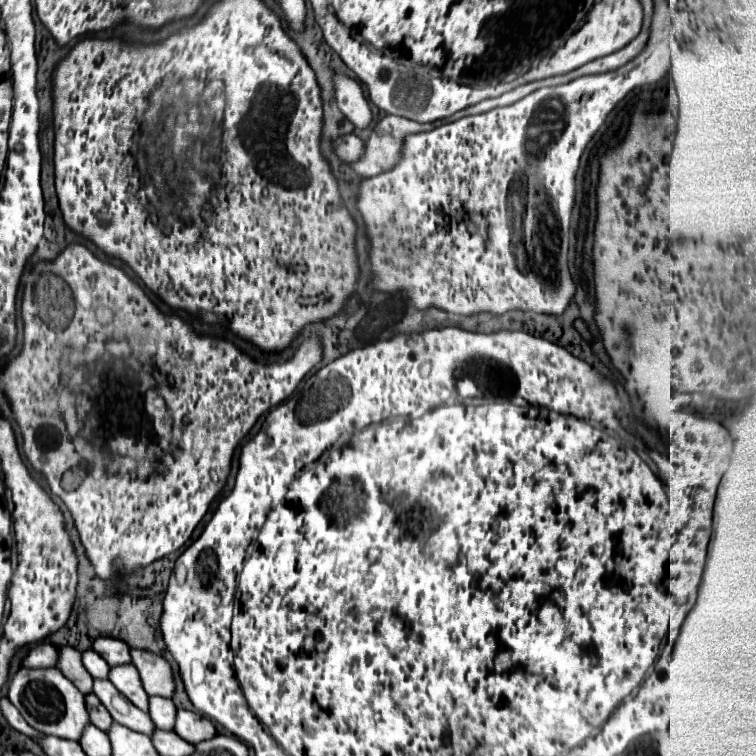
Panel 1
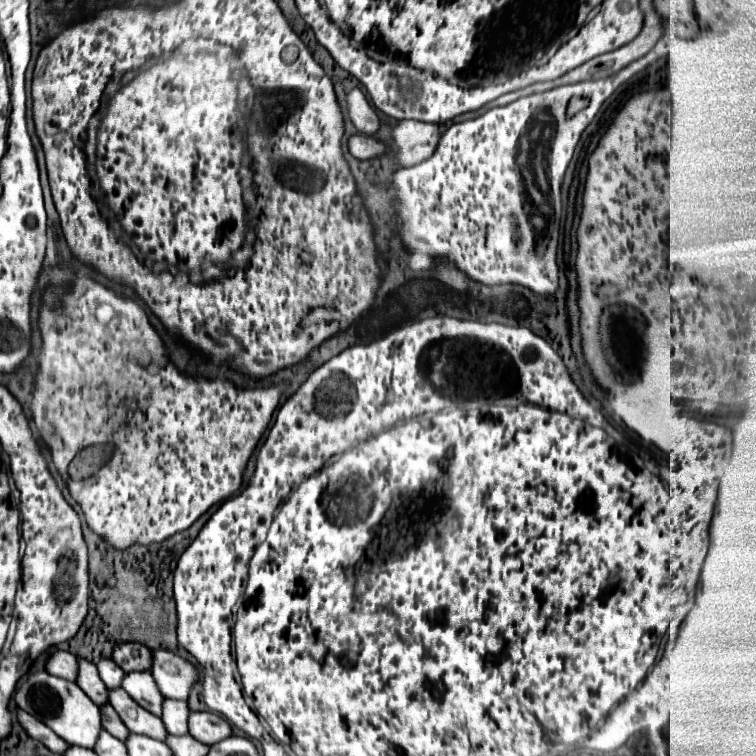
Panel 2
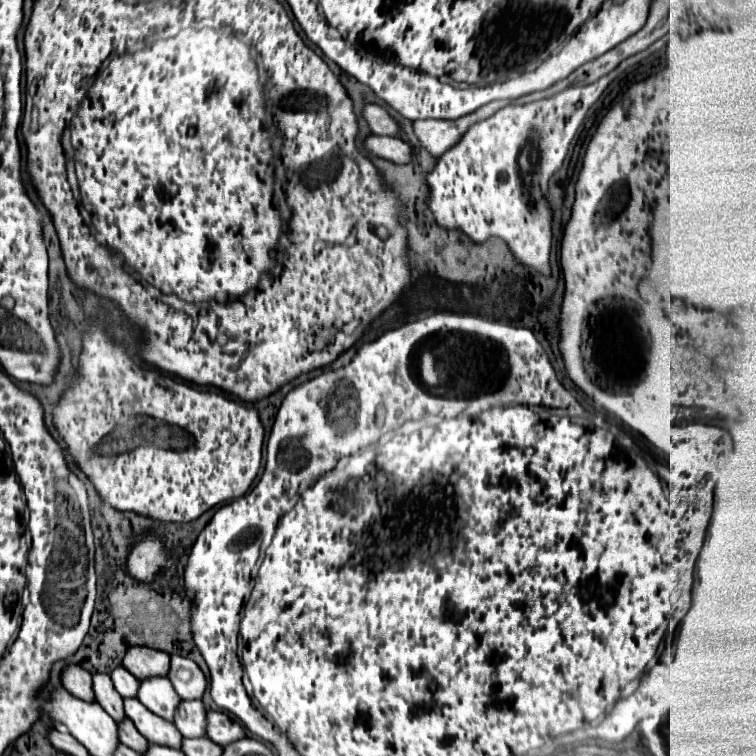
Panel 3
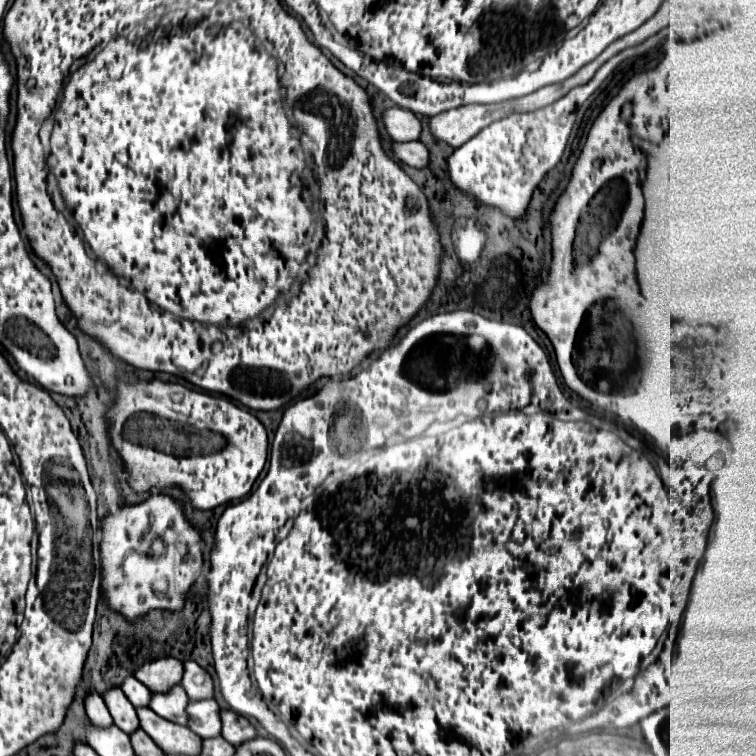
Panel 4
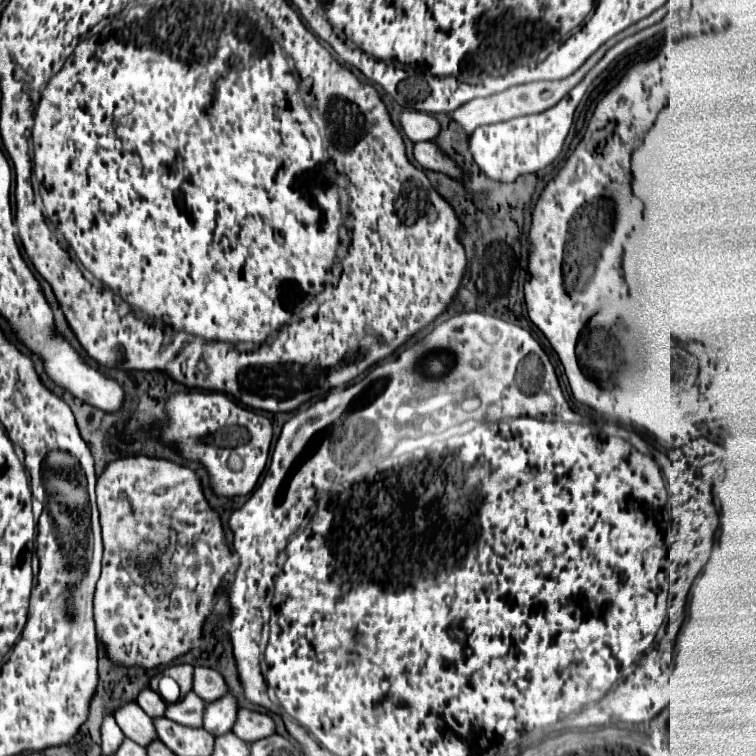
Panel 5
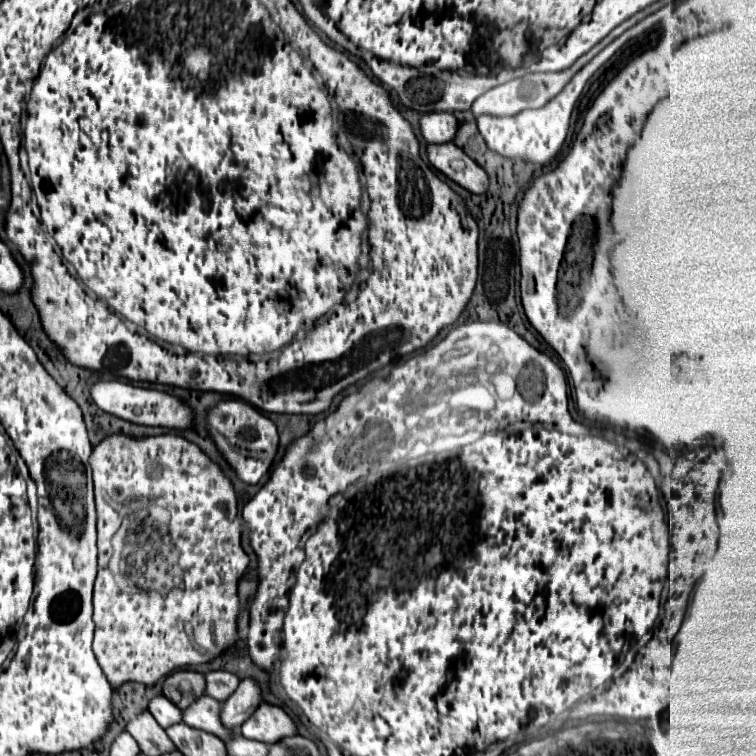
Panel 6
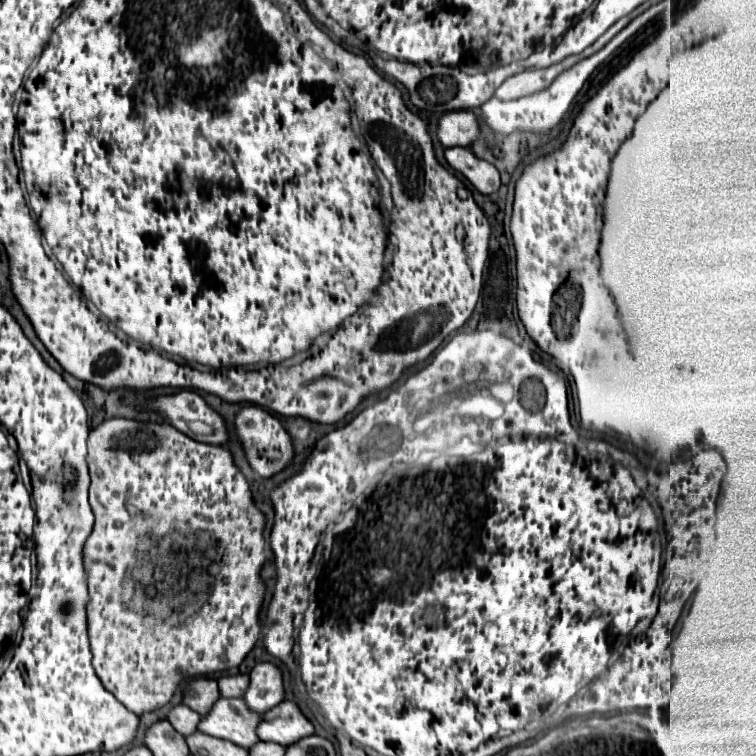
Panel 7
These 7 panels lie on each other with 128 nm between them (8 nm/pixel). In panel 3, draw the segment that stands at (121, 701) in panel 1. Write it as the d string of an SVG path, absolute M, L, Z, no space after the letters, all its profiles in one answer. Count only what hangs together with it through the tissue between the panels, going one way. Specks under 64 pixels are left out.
M124 698L124 712L126 716L134 722L136 730L154 744L170 746L170 748L180 748L182 734L176 730L176 726L144 708L140 700L136 698Z

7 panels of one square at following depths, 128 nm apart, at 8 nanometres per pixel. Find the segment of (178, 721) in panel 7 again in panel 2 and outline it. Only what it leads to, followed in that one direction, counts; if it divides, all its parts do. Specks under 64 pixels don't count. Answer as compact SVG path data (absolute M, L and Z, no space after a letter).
M110 658L108 660L100 660L100 664L96 664L96 668L98 668L98 674L100 674L102 682L108 688L118 688L120 686L120 680L124 676L124 670L120 670Z

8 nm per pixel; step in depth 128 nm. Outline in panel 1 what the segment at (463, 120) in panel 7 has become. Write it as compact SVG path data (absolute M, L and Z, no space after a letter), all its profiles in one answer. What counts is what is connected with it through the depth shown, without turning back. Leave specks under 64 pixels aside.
M332 74L332 84L334 84L334 98L342 114L356 128L366 128L372 120L372 112L360 84L342 74Z

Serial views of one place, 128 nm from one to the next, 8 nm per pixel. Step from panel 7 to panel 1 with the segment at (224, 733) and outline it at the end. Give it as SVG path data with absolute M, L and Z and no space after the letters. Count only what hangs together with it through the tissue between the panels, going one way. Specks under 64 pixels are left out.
M122 664L122 666L114 666L110 668L108 680L140 710L148 710L148 694L144 692L142 684L140 684L140 676L136 672L136 668L132 664Z

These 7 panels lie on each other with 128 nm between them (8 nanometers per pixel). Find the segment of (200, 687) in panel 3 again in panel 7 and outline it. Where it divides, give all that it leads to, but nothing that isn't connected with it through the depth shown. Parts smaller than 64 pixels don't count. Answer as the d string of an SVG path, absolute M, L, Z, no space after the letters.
M234 674L234 676L220 676L218 678L218 690L220 690L222 698L240 698L246 688L248 688L248 676L246 674Z

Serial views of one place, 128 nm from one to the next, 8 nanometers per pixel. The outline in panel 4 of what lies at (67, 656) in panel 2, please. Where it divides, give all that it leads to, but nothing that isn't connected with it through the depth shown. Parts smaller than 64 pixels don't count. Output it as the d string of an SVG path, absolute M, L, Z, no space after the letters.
M88 692L88 696L84 698L84 708L86 708L86 716L96 724L96 726L110 726L112 724L112 716L102 700L102 696L96 696L96 692Z

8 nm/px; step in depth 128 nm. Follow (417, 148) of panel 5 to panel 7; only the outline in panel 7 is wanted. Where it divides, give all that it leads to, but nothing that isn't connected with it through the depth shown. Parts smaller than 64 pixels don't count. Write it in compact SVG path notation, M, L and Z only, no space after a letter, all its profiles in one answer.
M456 146L456 148L446 148L444 150L446 162L460 172L480 194L492 194L500 188L500 174L498 170L488 164L486 160L480 160L472 156L468 148Z

